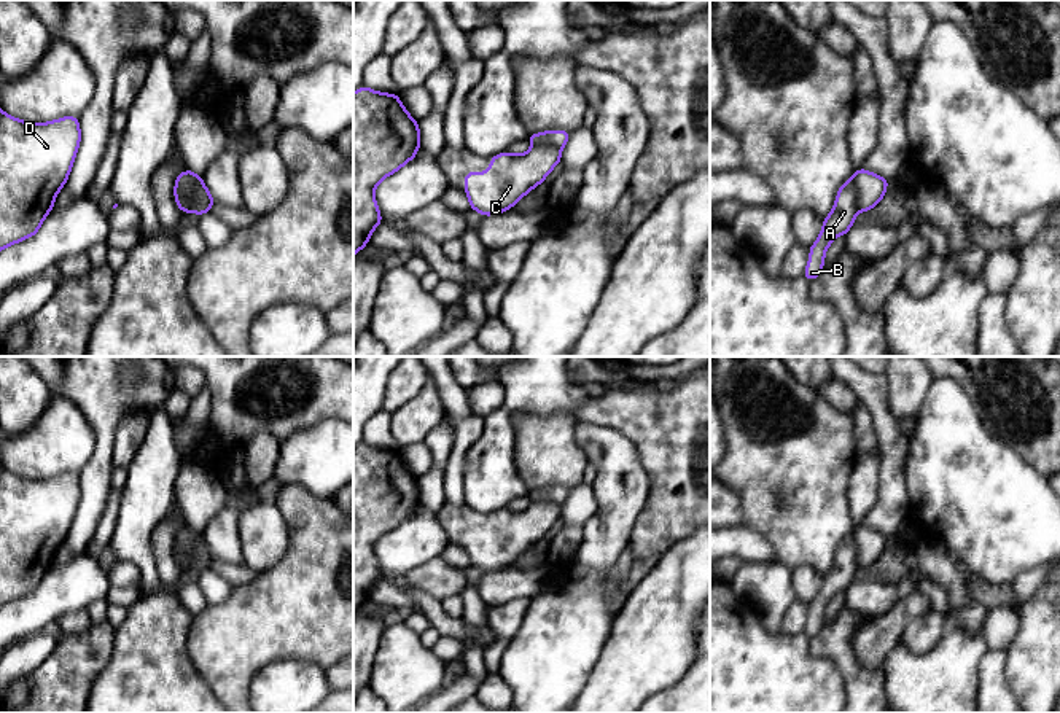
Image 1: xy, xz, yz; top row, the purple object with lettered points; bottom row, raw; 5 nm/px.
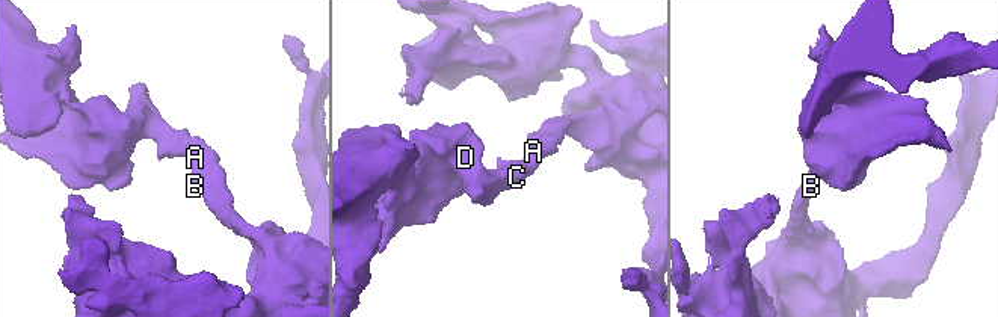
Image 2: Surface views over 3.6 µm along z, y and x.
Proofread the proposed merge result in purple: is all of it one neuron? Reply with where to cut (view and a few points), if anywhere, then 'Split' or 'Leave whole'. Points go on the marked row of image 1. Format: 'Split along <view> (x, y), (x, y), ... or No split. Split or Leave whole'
Split along xy (201, 177), (190, 202), (182, 210). Split

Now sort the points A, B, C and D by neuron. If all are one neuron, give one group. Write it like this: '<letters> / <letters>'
A B / C D

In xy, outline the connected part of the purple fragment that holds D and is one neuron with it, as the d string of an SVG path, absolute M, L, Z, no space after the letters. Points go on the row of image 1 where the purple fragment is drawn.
M0 108L0 251L38 232L65 186L80 142L75 116L27 123Z

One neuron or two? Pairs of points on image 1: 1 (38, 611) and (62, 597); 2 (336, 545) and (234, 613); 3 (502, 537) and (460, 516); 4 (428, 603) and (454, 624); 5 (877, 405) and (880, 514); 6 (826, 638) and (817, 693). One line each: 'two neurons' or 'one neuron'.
1: one neuron
2: one neuron
3: one neuron
4: one neuron
5: one neuron
6: two neurons

